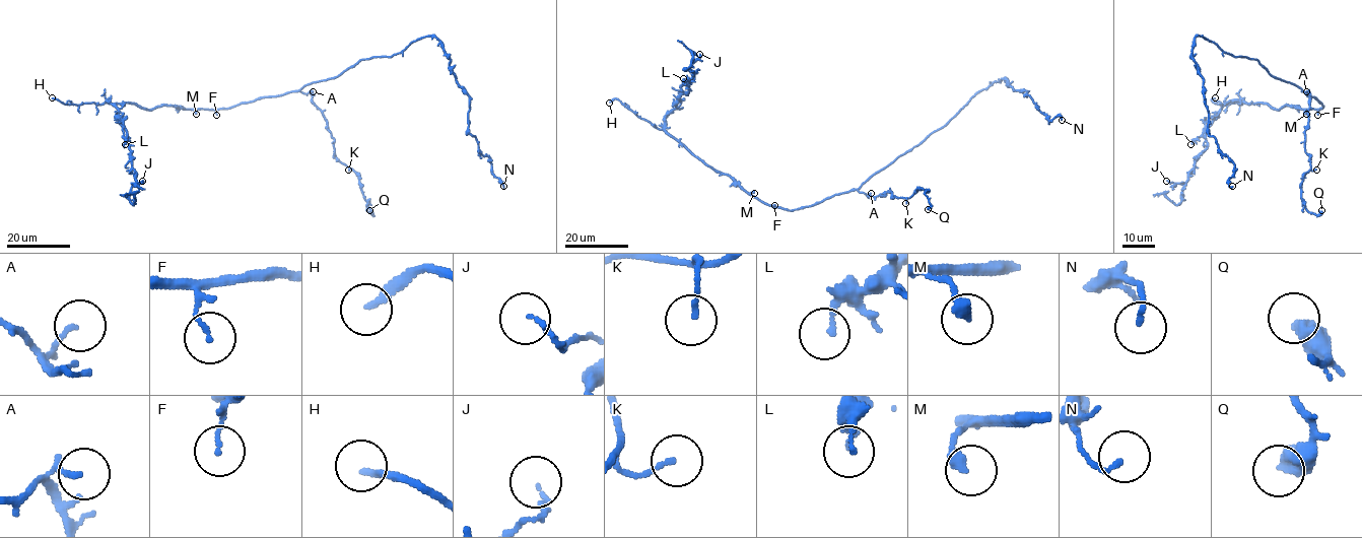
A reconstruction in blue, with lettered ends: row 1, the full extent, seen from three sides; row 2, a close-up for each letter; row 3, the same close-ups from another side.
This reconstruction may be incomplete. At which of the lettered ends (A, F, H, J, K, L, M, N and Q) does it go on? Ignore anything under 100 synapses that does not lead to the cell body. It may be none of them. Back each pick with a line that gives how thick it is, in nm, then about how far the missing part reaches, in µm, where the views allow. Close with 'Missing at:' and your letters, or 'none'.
H: calibre 200 nm; missing 15 µm
Missing at: H

